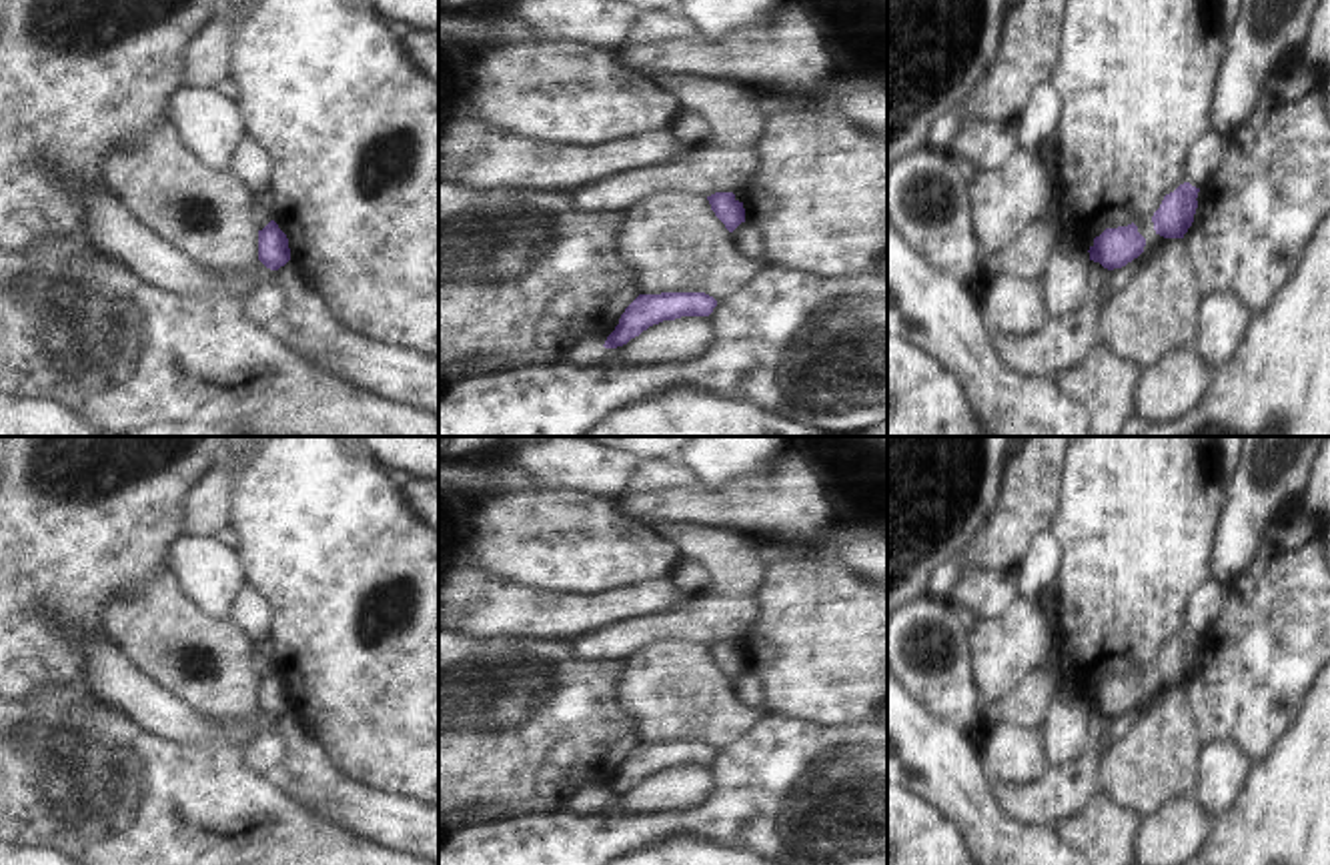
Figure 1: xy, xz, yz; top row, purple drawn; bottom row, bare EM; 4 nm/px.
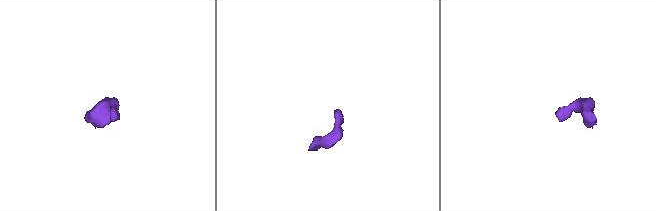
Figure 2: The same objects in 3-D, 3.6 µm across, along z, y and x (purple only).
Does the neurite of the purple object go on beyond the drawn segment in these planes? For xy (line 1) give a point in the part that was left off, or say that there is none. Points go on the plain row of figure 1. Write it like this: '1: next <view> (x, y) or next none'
1: next none

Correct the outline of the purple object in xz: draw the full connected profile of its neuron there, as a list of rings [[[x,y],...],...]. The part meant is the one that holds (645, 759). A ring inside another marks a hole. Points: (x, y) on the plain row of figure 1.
[[[705,741],[639,743],[621,763],[619,773],[607,785],[605,797],[617,797],[639,785],[653,773],[681,765],[709,765],[717,749]]]

